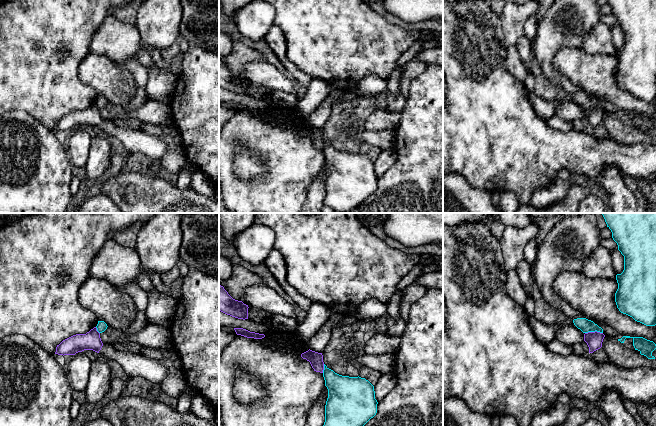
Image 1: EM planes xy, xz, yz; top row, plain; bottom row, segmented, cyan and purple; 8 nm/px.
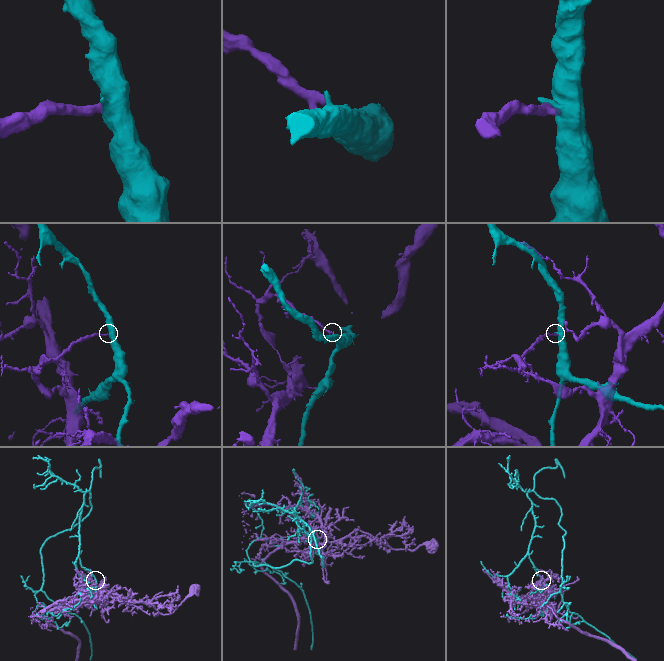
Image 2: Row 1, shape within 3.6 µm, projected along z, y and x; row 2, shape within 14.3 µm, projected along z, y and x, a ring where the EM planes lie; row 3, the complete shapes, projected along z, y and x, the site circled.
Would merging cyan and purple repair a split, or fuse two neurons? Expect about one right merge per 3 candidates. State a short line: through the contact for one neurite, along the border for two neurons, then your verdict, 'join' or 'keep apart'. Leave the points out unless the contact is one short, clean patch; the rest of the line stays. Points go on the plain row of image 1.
yz (602, 108), (585, 109) | keep apart

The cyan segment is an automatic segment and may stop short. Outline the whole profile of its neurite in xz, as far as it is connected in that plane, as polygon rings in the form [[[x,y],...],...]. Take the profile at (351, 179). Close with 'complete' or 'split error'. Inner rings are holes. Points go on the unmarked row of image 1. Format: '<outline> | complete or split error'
[[[324,140],[328,165],[323,205],[336,213],[348,213],[377,189],[374,162],[365,154],[342,152]]] | complete

